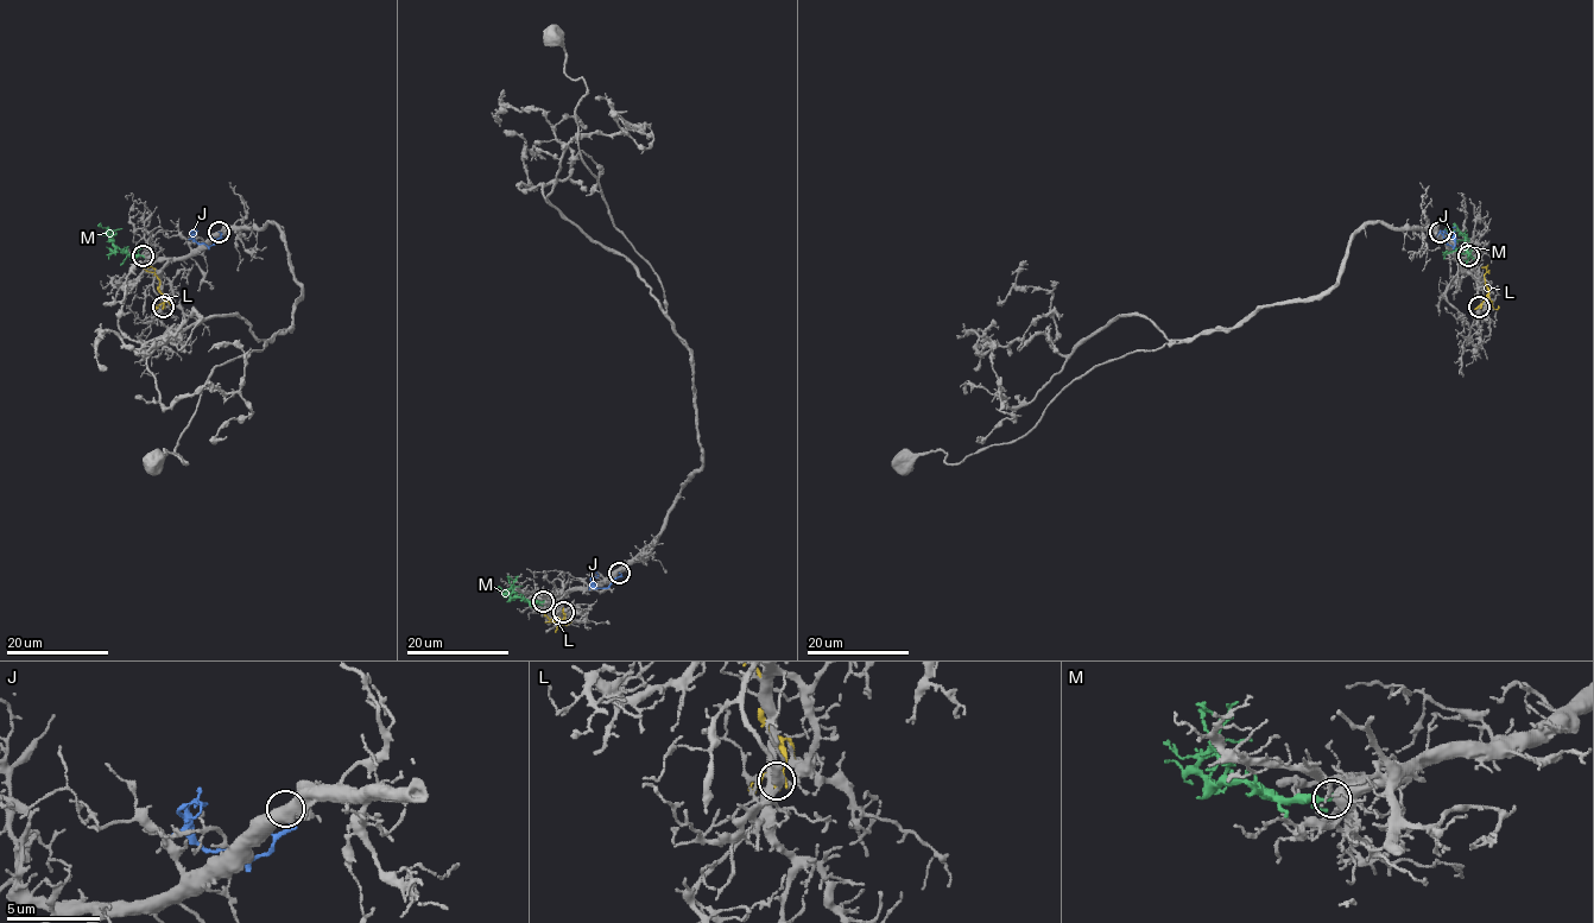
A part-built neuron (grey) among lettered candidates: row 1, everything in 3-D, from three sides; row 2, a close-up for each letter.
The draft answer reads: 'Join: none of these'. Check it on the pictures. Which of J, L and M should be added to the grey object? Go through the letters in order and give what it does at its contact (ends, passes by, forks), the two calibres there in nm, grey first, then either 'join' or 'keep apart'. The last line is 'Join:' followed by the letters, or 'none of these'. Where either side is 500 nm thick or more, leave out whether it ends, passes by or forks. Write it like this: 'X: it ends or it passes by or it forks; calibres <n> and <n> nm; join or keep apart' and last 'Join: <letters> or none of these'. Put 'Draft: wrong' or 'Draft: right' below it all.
J: calibres 550 and 120 nm; keep apart
L: it passes by; calibres 360 and 240 nm; keep apart
M: it passes by; calibres 480 and 180 nm; join
Join: M
Draft: wrong

